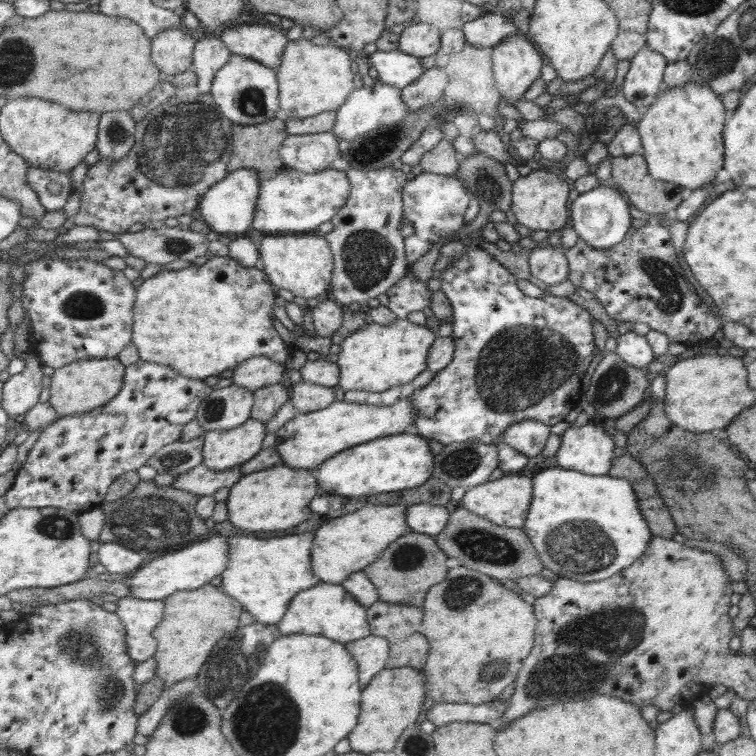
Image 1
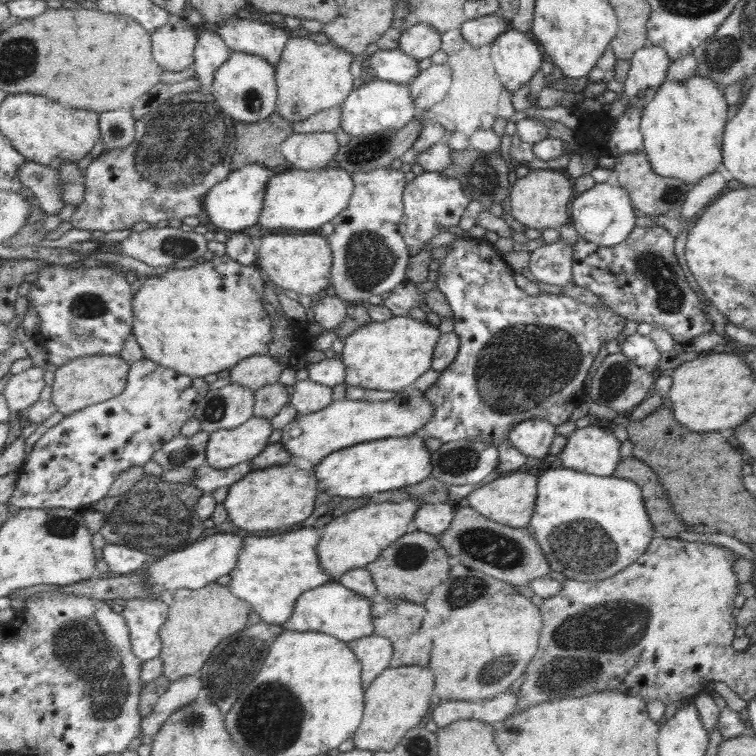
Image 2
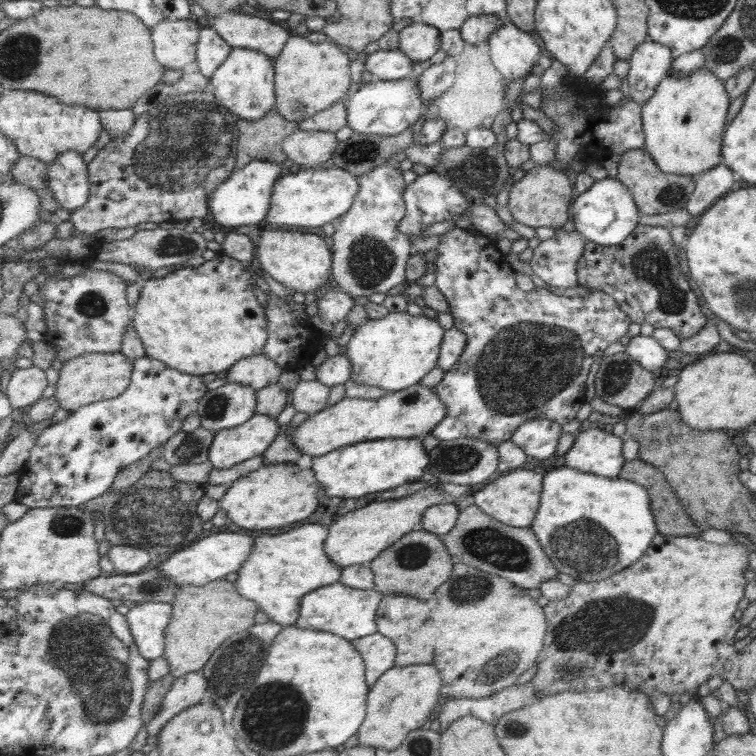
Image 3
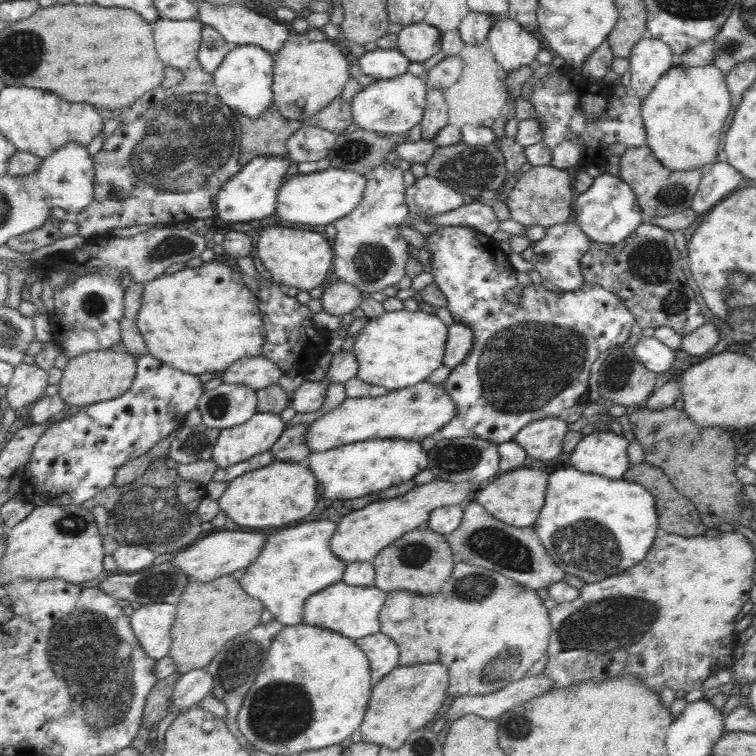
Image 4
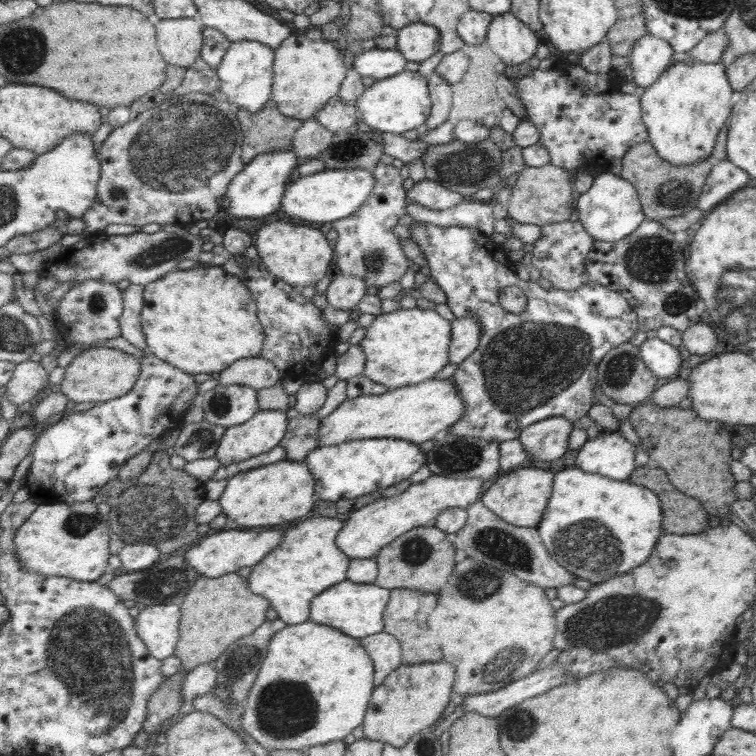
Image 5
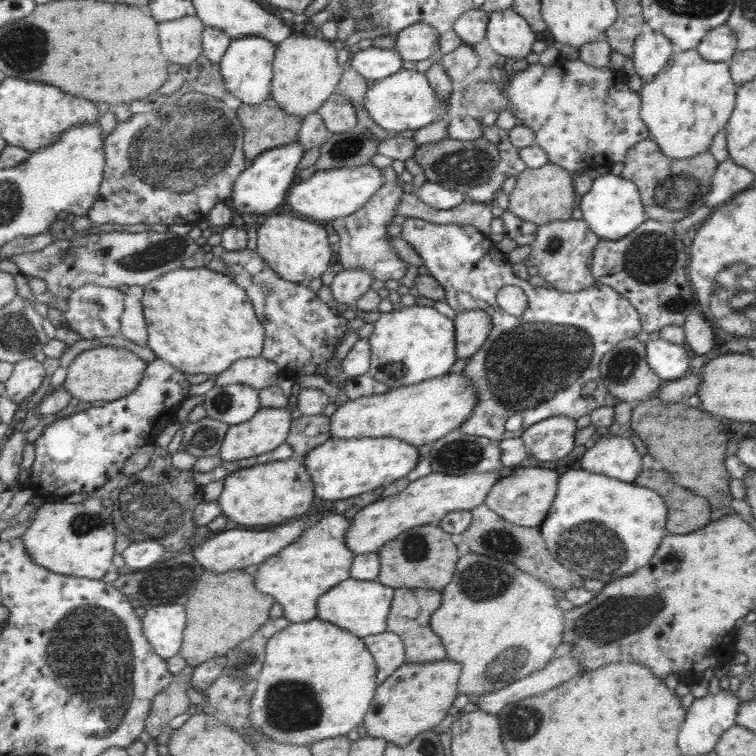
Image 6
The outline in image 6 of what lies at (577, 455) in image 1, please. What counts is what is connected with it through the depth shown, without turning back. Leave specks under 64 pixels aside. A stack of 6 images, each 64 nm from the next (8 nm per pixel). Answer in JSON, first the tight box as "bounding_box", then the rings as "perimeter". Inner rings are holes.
{"bounding_box":[579,434,643,483],"perimeter":[[[607,434],[600,436],[593,446],[585,449],[579,466],[587,472],[632,483],[643,469],[639,461],[641,457],[629,438]]]}

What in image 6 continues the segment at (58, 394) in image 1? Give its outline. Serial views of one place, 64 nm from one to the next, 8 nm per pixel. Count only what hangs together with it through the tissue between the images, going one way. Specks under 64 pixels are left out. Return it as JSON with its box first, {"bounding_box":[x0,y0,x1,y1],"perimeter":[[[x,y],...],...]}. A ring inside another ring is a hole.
{"bounding_box":[64,346,148,402],"perimeter":[[[101,346],[79,353],[68,367],[68,378],[64,389],[75,398],[85,402],[106,400],[108,402],[125,398],[144,380],[148,362],[137,354],[122,347]]]}

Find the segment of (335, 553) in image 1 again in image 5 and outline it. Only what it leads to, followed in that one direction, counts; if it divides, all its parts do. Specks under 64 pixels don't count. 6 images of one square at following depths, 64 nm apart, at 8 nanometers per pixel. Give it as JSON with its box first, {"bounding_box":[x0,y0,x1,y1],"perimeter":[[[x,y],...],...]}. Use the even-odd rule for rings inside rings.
{"bounding_box":[336,474,485,559],"perimeter":[[[432,474],[424,481],[413,483],[397,496],[381,498],[353,512],[336,538],[337,546],[351,559],[374,558],[382,548],[406,532],[419,526],[433,527],[442,510],[455,507],[467,509],[470,504],[479,501],[485,493],[485,481],[482,478],[449,478]]]}

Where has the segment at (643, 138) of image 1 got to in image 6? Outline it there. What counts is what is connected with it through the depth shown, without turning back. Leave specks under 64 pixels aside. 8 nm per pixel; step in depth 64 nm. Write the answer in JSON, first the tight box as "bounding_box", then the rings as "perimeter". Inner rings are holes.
{"bounding_box":[639,48,736,159],"perimeter":[[[691,48],[689,50],[673,50],[672,55],[669,57],[665,66],[654,76],[649,82],[642,83],[639,89],[639,98],[640,98],[640,115],[642,118],[643,125],[647,127],[649,132],[650,140],[657,143],[659,150],[663,152],[663,155],[667,156],[669,159],[687,159],[693,157],[701,152],[708,152],[710,140],[715,134],[721,129],[725,129],[725,124],[729,120],[729,116],[733,111],[735,106],[735,89],[736,86],[731,80],[728,63],[711,63],[699,56],[699,53]]]}

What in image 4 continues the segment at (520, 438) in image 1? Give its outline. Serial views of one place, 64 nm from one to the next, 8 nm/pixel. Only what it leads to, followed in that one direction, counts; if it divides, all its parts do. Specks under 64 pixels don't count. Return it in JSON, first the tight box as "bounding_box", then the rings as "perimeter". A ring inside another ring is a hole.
{"bounding_box":[515,418,567,460],"perimeter":[[[557,418],[534,420],[521,427],[515,442],[533,458],[551,460],[561,453],[561,441],[567,430],[567,421]]]}

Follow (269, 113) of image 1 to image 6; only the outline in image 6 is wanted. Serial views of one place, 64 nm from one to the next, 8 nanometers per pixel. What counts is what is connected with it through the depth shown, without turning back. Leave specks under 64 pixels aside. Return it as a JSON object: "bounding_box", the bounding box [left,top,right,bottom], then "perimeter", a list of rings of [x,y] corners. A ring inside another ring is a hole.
{"bounding_box":[220,36,276,105],"perimeter":[[[245,36],[234,39],[230,44],[220,65],[229,93],[239,99],[241,104],[261,105],[272,97],[276,47],[274,42],[263,36]]]}

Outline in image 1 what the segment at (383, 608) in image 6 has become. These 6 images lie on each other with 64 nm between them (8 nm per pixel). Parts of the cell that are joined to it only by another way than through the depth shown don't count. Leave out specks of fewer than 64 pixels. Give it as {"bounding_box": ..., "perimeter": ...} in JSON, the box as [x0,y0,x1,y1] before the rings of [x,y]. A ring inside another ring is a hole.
{"bounding_box":[276,583,372,645],"perimeter":[[[329,583],[317,584],[314,588],[299,592],[299,595],[293,598],[285,618],[276,626],[280,628],[283,635],[316,634],[343,645],[365,639],[372,634],[368,608],[361,605],[343,585]]]}

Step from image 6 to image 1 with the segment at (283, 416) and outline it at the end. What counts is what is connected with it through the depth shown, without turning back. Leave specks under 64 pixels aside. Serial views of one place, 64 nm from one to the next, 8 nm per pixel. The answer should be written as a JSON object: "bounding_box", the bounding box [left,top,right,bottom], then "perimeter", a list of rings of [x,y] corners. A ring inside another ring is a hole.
{"bounding_box":[204,418,265,471],"perimeter":[[[255,418],[231,430],[209,431],[205,434],[204,463],[221,471],[240,466],[263,450],[265,436],[265,421]]]}

